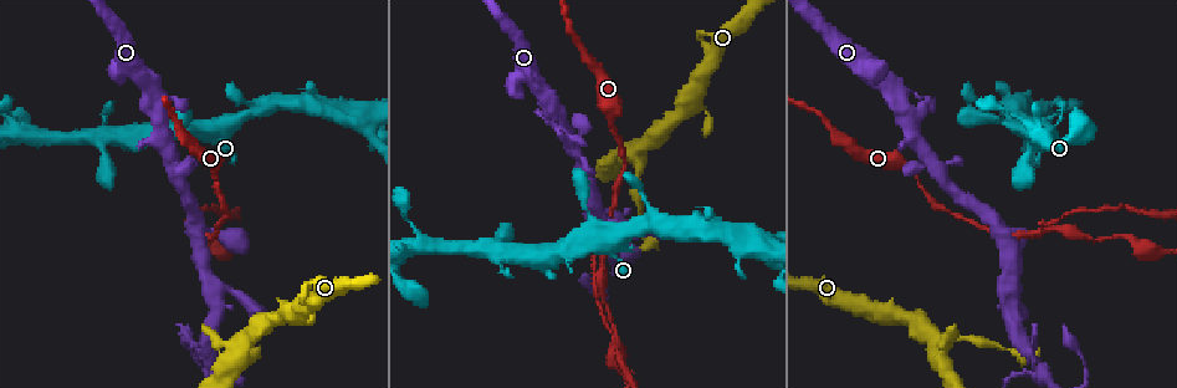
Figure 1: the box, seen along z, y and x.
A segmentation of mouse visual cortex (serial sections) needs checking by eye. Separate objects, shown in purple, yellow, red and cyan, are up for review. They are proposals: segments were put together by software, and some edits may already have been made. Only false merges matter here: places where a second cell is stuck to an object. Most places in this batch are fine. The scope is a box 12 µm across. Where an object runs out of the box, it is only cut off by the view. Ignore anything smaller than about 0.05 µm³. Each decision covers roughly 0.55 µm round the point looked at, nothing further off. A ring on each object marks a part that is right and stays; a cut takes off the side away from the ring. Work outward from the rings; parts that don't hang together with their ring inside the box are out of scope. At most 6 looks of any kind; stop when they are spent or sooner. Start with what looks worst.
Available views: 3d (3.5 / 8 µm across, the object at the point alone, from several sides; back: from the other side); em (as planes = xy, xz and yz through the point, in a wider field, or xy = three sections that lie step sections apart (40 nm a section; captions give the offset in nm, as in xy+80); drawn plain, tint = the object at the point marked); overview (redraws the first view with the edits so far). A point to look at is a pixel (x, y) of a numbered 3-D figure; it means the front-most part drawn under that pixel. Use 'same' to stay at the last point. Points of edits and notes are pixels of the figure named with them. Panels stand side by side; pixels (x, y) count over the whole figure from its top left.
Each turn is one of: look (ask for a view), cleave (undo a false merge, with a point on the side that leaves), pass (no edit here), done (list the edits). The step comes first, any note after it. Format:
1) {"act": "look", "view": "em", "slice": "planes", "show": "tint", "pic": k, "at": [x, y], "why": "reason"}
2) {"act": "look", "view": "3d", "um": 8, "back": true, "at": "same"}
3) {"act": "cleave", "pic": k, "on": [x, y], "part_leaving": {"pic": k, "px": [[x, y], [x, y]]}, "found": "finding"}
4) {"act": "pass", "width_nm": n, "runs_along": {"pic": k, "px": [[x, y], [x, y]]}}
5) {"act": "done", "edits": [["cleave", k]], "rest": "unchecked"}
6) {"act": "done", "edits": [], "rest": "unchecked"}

{"act": "look", "view": "3d", "um": 8, "pic": 1, "at": [1042, 232]}

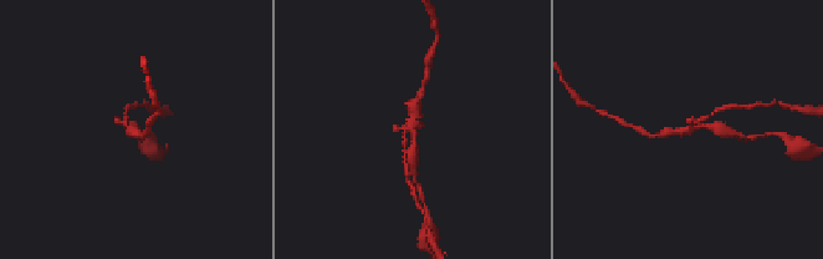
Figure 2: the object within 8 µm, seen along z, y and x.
{"act": "look", "view": "em", "slice": "xy", "step": 5, "show": "tint", "pic": 2, "at": [134, 124]}

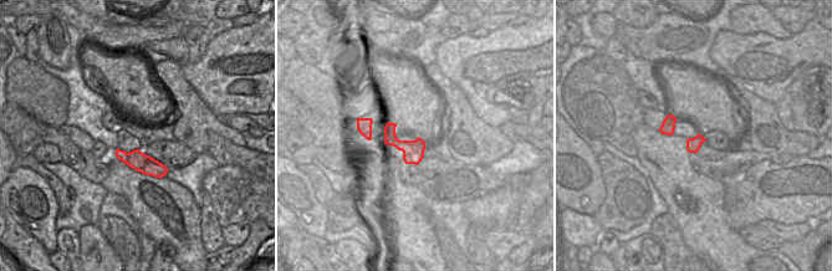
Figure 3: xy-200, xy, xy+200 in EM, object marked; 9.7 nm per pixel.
{"act": "cleave", "pic": 2, "on": [709, 116], "border": {"pic": 3, "px": [[398, 139], [387, 144]]}, "found": "a second cell is stuck on"}

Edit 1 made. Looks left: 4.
{"act": "look", "view": "3d", "um": 3.5, "pic": 1, "at": [641, 152], "why": "thin neck"}

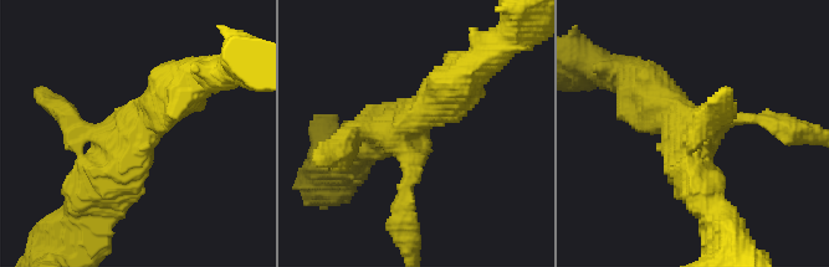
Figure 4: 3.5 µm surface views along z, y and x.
{"act": "look", "view": "em", "slice": "xy", "step": 2, "show": "tint", "pic": 4, "at": [410, 124], "arms": 4, "arm_widths_nm": [200, 250, 500, 600], "why": "need the tissue"}

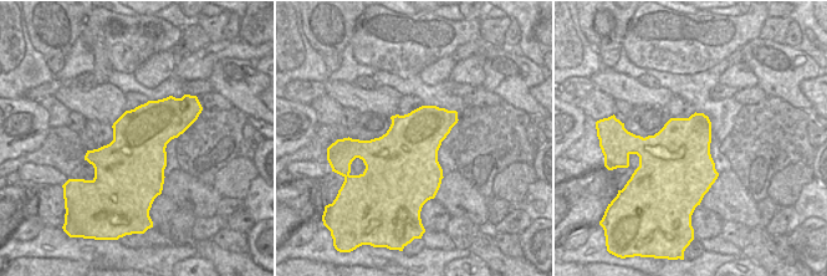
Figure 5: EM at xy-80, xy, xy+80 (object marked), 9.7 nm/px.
{"act": "pass", "width_nm": 650, "runs_along": {"pic": 4, "px": [[189, 87], [86, 201]]}, "found": "one cell here"}

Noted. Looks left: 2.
{"act": "look", "view": "overview", "why": "redraw"}

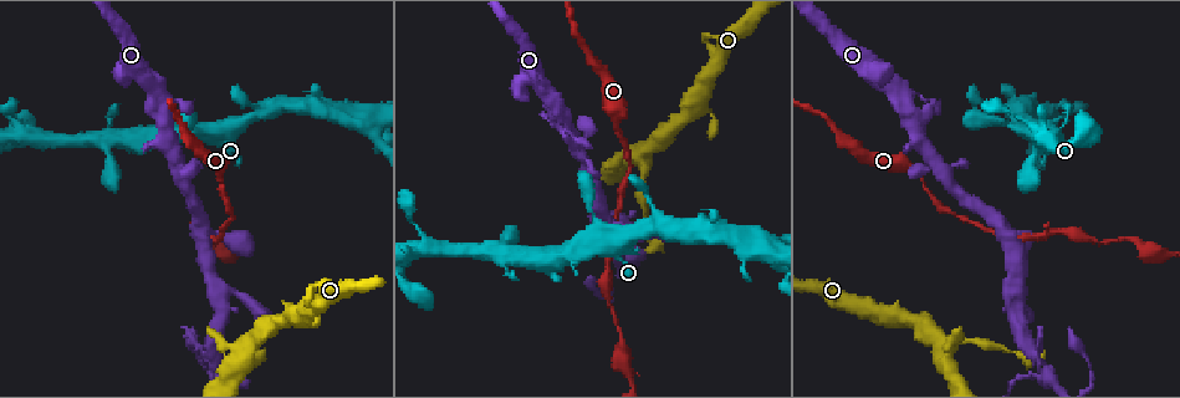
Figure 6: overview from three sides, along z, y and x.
{"act": "look", "view": "3d", "um": 3.5, "pic": 6, "at": [415, 294]}

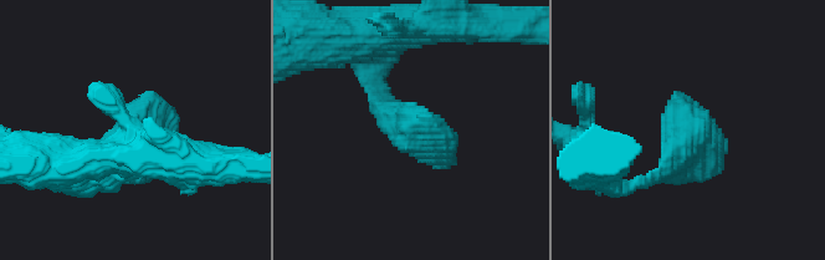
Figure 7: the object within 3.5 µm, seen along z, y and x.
{"act": "pass", "runs_along": {"pic": 7, "px": [[368, 82], [383, 111], [456, 164]]}, "found": "one cell here"}

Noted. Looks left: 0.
{"act": "done", "edits": [["cleave", 2]], "rest": "unchecked"}

